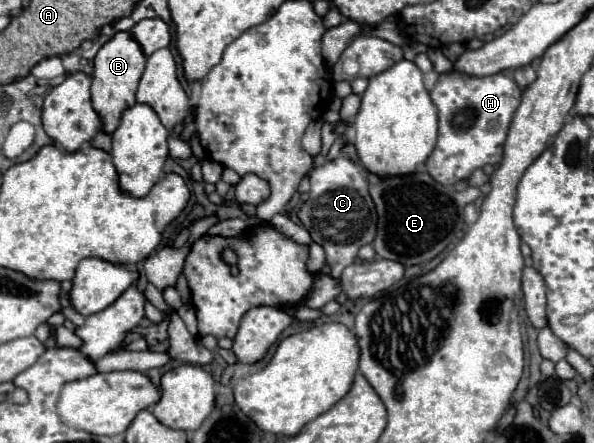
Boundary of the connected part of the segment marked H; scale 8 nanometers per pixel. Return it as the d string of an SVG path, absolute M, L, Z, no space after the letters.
M443 73L431 91L431 101L439 115L439 139L425 167L441 185L455 185L485 165L497 165L503 157L503 143L521 101L521 87L505 73L489 77L467 77Z

